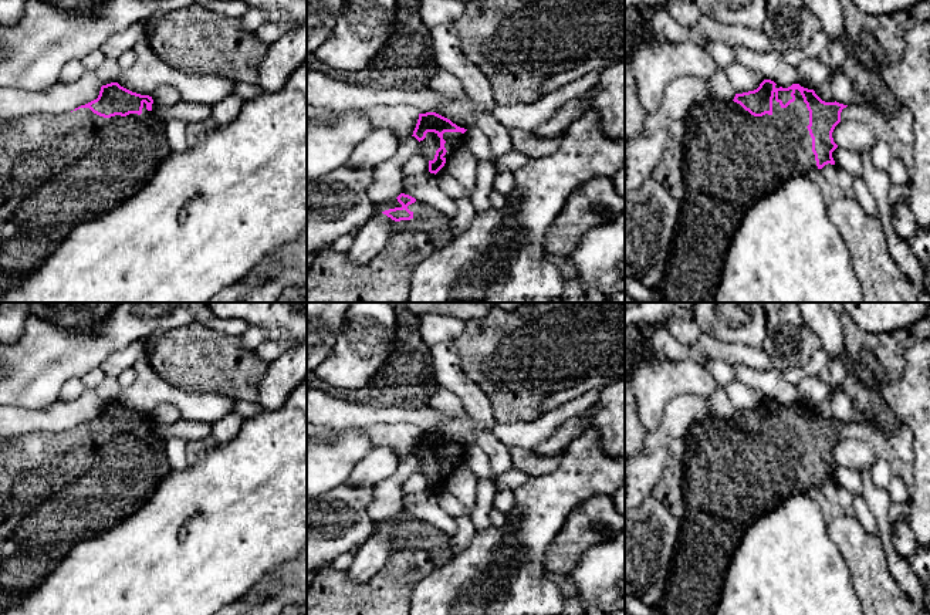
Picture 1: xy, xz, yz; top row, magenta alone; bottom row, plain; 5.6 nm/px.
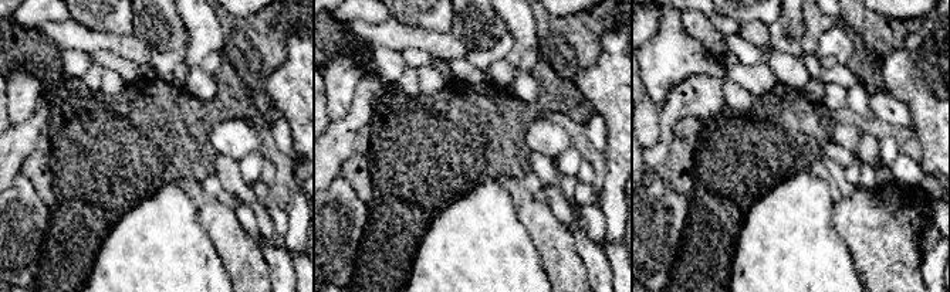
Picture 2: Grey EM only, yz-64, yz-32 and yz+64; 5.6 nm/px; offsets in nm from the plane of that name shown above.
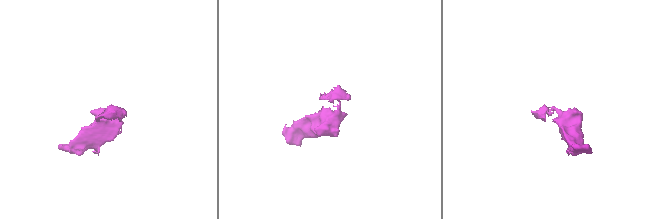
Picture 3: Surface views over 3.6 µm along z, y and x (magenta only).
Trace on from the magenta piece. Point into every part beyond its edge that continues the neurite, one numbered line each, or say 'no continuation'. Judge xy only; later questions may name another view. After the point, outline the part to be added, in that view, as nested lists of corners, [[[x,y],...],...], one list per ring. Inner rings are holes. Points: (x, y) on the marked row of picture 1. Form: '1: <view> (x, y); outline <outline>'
1: xy (56, 171); outline [[[145,102],[141,115],[129,114],[126,116],[115,115],[111,118],[104,118],[94,114],[89,108],[80,108],[62,115],[33,114],[10,119],[0,119],[0,300],[9,290],[10,284],[21,273],[33,273],[37,270],[77,224],[91,219],[98,219],[138,193],[158,172],[163,159],[170,153],[172,151],[166,139],[165,124],[156,119],[153,111],[146,109]]]

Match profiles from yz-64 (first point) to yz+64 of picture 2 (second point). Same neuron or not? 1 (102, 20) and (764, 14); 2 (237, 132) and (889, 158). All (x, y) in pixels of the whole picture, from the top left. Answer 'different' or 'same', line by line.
1: same
2: different

